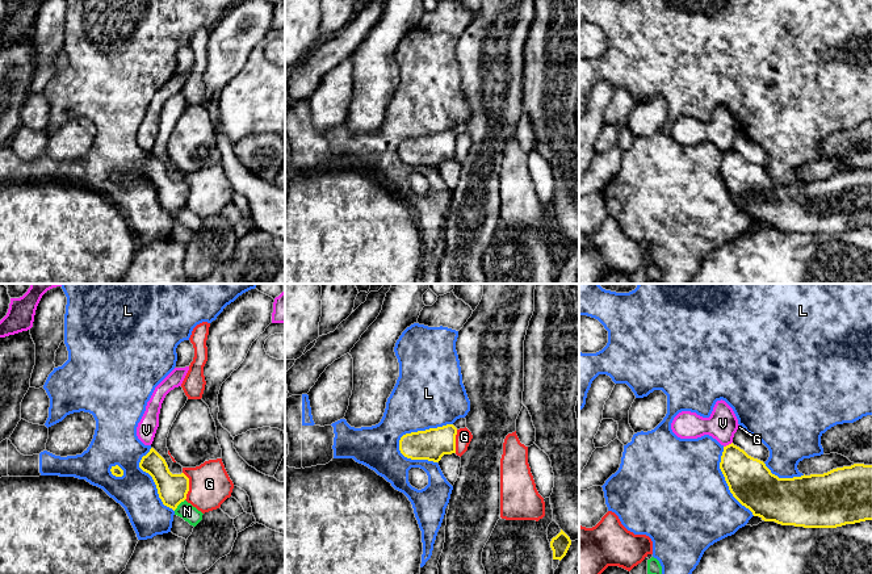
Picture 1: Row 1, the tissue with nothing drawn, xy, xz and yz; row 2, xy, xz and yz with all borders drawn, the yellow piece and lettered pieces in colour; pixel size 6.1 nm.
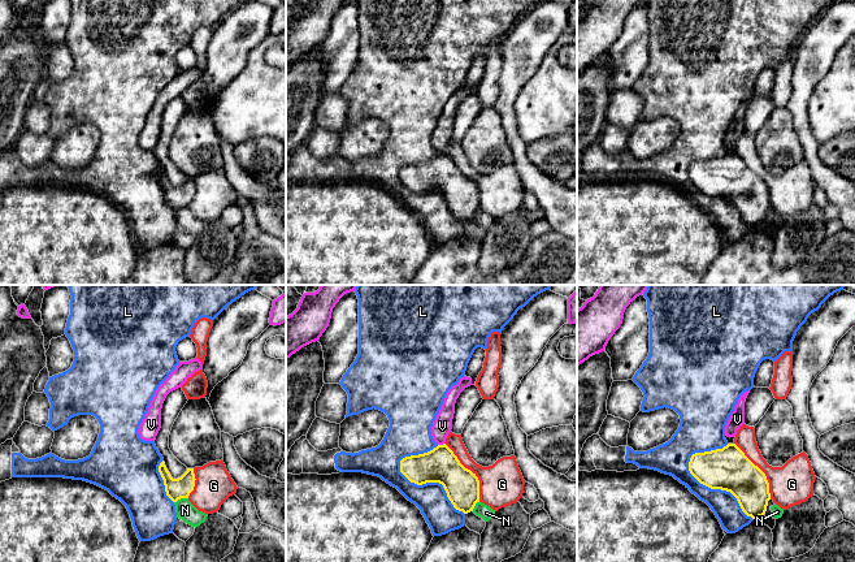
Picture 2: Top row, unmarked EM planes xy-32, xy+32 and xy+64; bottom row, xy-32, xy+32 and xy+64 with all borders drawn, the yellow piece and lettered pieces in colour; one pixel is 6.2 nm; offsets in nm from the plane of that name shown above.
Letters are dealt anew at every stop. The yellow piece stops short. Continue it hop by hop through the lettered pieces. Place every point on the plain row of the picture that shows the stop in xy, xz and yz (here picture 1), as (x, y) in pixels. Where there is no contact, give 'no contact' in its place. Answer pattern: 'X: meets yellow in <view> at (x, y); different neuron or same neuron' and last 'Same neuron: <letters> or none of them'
G: meets yellow in xy at (188, 192); different neuron
L: meets yellow in xz at (419, 137); different neuron
N: meets yellow in xy at (179, 209); different neuron
V: meets yellow in yz at (729, 150); different neuron
Same neuron: none of them

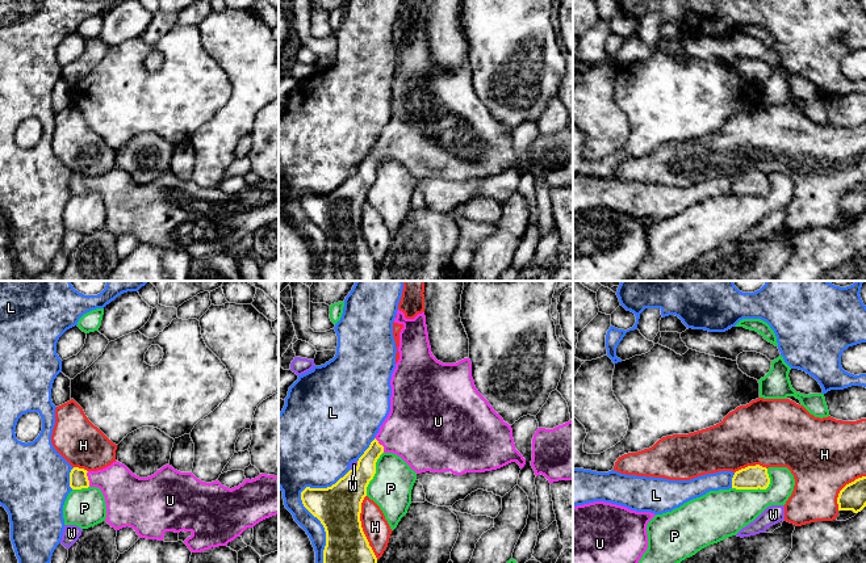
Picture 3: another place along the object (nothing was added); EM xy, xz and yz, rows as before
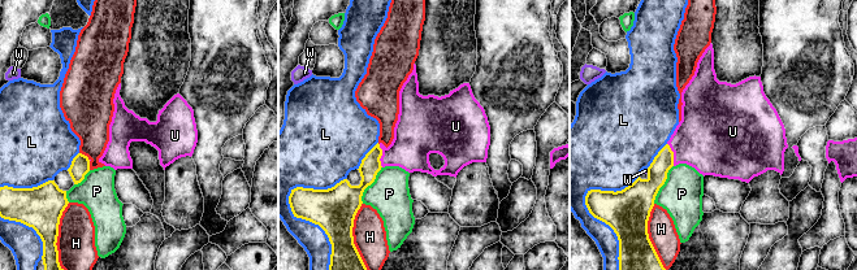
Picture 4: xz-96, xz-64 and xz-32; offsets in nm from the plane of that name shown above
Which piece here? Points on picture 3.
H: meets yellow in xz at (360, 232); different neuron
L: meets yellow in xz at (306, 214); different neuron
P: meets yellow in yz at (758, 193); different neuron
U: meets yellow in xz at (381, 151); same neuron
W: meets yellow in xz at (356, 172); different neuron
Same neuron: U

